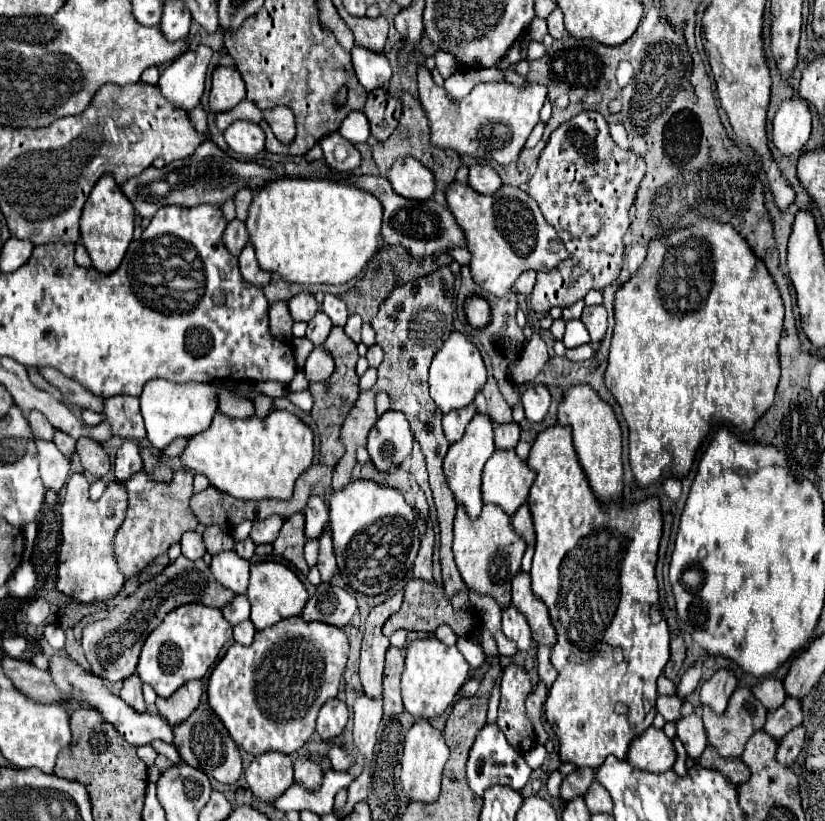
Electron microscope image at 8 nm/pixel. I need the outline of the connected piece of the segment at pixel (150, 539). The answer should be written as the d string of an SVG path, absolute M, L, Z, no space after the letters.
M178 469L172 477L172 483L156 483L150 481L148 475L142 471L136 473L130 481L124 481L130 497L128 515L114 539L118 567L124 573L124 577L132 577L140 573L158 555L166 553L170 545L178 543L186 531L196 529L198 521L188 507L188 501L192 497L192 477L194 477L192 471Z

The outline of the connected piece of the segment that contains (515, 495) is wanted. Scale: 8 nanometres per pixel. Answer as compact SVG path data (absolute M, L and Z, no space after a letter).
M496 449L482 475L482 497L484 503L500 505L508 515L526 501L528 491L534 483L534 469L522 461L514 449Z

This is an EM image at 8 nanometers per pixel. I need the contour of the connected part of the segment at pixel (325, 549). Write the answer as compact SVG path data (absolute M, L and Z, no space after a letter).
M326 531L320 537L320 557L318 557L318 571L322 575L324 583L330 583L330 579L334 577L336 571L336 559L334 559L334 551L332 551L332 535L330 531Z

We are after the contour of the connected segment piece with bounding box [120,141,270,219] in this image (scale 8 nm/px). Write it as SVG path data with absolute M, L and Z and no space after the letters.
M204 141L194 155L166 163L162 169L148 167L144 173L128 179L126 183L120 185L122 193L132 201L134 209L142 217L154 217L154 213L160 207L166 205L182 205L182 207L194 207L200 203L214 203L222 205L228 201L236 191L242 187L256 189L258 185L270 181L270 171L256 163L246 163L246 161L236 161L230 155L226 155L222 149L218 149L212 141Z

